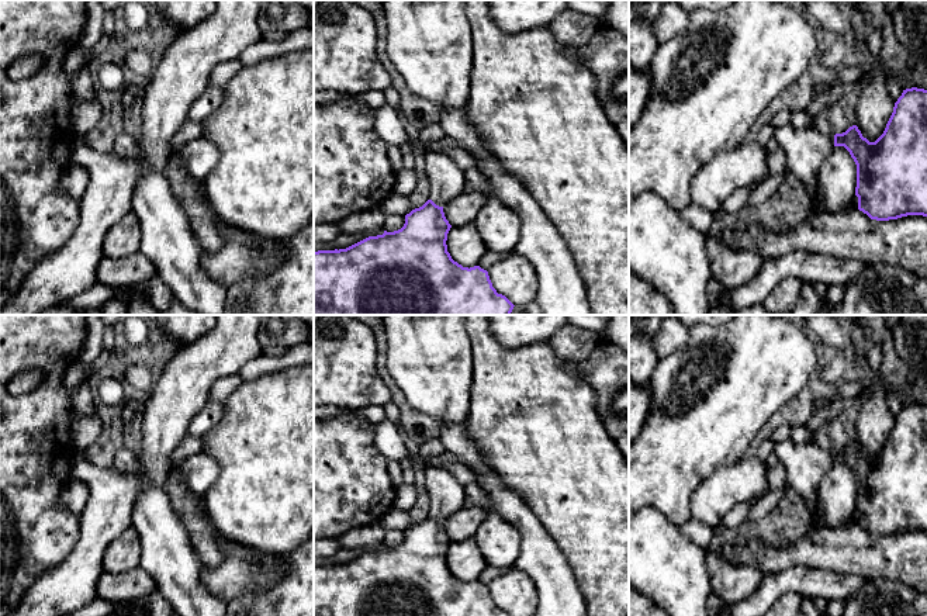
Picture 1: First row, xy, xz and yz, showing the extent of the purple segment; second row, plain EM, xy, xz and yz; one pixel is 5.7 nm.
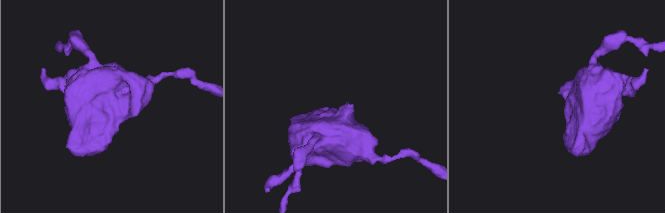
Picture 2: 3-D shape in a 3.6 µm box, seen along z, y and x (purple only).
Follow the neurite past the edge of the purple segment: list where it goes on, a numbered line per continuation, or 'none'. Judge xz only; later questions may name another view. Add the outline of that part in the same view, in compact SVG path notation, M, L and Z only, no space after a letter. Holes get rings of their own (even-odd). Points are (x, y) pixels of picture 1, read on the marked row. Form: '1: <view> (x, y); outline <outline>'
1: xz (446, 179); outline M426 150L425 169L430 183L430 195L436 205L445 207L464 193L464 172L445 152Z

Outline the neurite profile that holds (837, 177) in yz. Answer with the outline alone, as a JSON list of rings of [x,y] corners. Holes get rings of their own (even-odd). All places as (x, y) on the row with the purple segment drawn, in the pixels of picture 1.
[[[834,146],[819,170],[817,208],[820,212],[844,211],[857,187],[857,165],[844,146]]]

